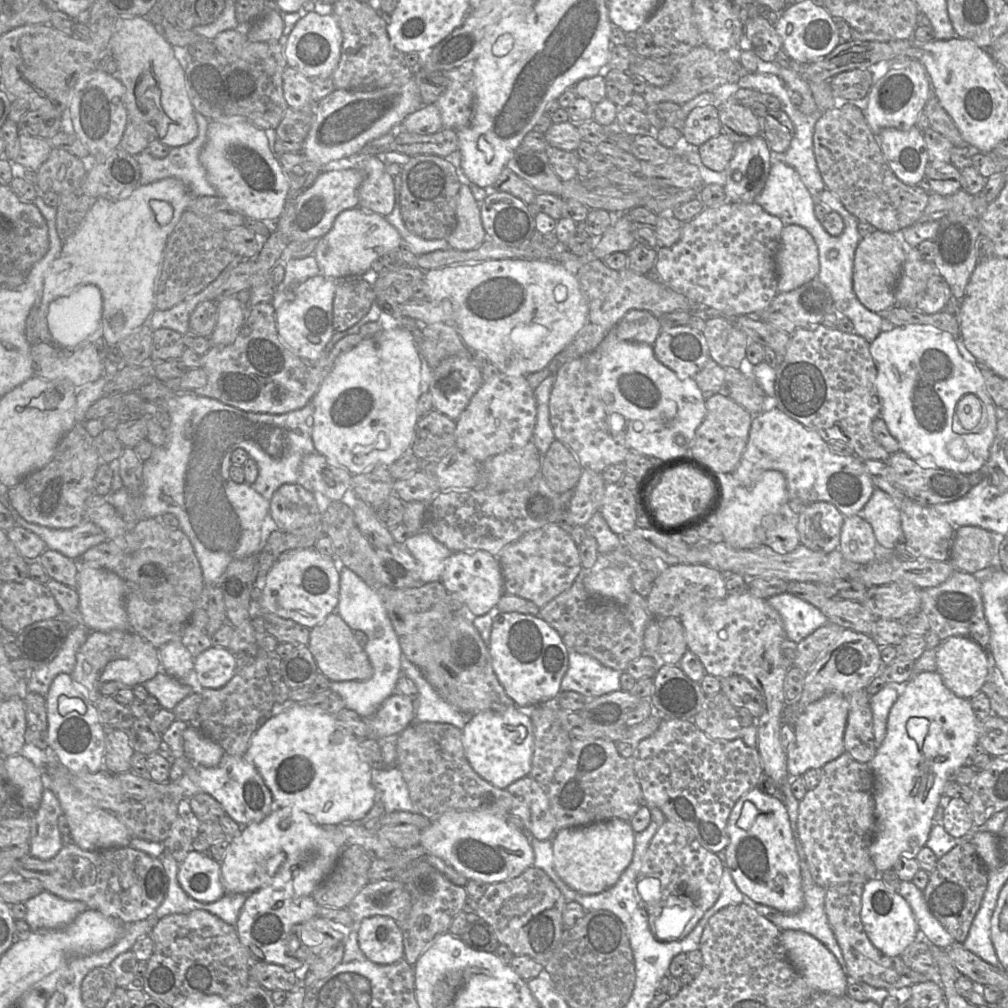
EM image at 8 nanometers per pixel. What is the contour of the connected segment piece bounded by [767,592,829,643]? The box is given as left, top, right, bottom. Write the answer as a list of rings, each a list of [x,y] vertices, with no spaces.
[[[788,592],[772,596],[767,601],[780,614],[786,637],[795,643],[829,622],[820,609]]]

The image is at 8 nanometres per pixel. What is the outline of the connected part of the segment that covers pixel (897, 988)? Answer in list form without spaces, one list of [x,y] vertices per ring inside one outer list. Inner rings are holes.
[[[846,883],[831,886],[826,889],[825,895],[825,912],[842,951],[847,967],[846,974],[850,982],[865,983],[874,988],[886,989],[890,995],[897,996],[898,993],[907,991],[916,983],[930,981],[924,974],[910,969],[900,956],[886,956],[871,943],[860,916],[863,885],[860,883]]]

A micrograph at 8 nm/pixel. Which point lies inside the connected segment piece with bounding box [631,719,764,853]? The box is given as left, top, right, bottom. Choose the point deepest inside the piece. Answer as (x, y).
(694, 780)

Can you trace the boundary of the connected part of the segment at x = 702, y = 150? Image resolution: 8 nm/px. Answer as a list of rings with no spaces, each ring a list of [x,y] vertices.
[[[722,132],[700,145],[698,152],[705,166],[713,171],[722,172],[727,169],[735,147],[736,143]]]

